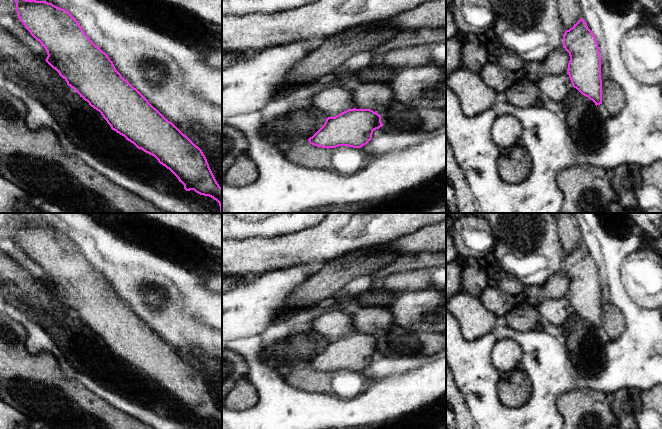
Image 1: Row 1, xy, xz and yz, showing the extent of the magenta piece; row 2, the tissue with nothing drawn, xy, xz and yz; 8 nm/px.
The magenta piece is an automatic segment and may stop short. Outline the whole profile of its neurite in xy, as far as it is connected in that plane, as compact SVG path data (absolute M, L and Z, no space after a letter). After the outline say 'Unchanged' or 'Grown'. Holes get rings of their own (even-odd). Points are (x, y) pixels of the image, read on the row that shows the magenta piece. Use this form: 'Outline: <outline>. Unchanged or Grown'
Outline: M15 0L16 3L16 11L18 13L19 20L23 23L25 28L30 32L30 34L39 41L42 46L45 48L47 52L46 62L55 69L60 76L67 82L67 85L73 88L85 101L89 103L91 107L96 109L101 113L103 118L107 121L110 125L111 129L119 133L120 135L124 136L126 140L133 143L138 149L143 150L144 152L154 156L160 164L165 166L169 169L184 185L184 189L186 191L194 190L196 193L204 196L209 196L216 200L220 206L220 212L222 212L222 188L217 183L210 167L207 162L205 155L203 154L202 150L196 146L186 135L184 135L172 122L168 121L156 108L154 108L148 100L136 89L134 88L128 81L126 81L122 75L116 70L113 62L110 60L108 55L103 52L98 46L96 46L90 38L85 34L84 30L74 18L69 11L65 9L61 9L52 3L48 3L46 1L36 1L36 0Z. Unchanged

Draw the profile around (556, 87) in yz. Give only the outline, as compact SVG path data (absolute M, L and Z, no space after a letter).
M567 72L559 75L547 74L537 81L537 85L542 94L561 104L563 104L566 96L573 88Z

